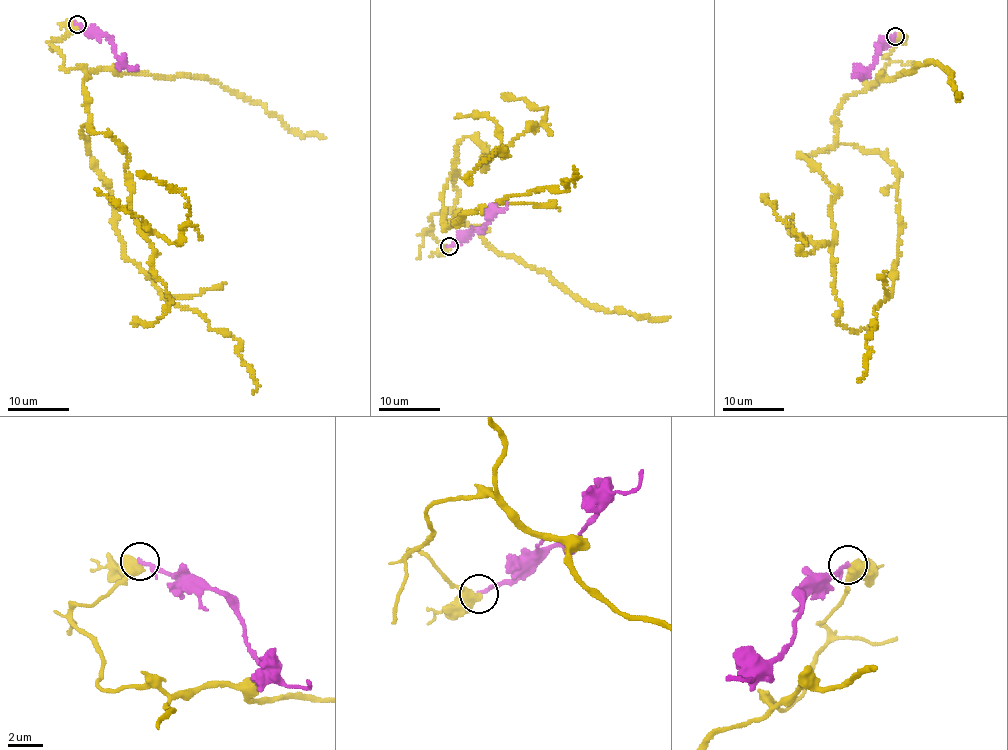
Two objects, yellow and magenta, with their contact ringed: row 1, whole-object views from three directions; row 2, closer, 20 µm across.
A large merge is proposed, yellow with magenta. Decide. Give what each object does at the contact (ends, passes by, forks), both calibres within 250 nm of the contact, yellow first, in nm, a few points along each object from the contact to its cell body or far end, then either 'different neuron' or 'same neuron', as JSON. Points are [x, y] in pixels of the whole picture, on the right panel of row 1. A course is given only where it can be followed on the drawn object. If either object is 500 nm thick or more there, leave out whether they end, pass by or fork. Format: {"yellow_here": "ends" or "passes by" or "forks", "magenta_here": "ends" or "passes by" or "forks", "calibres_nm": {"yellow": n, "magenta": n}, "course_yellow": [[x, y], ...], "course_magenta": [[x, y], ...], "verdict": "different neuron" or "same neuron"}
{"calibres_nm": {"yellow": 500, "magenta": 240}, "course_yellow": [[895, 37], [880, 80], [850, 94], [835, 115], [838, 142], [880, 152], [898, 177], [898, 259], [857, 379]], "course_magenta": [[895, 35], [878, 44], [876, 61], [870, 68], [859, 77], [851, 75]], "verdict": "different neuron"}

